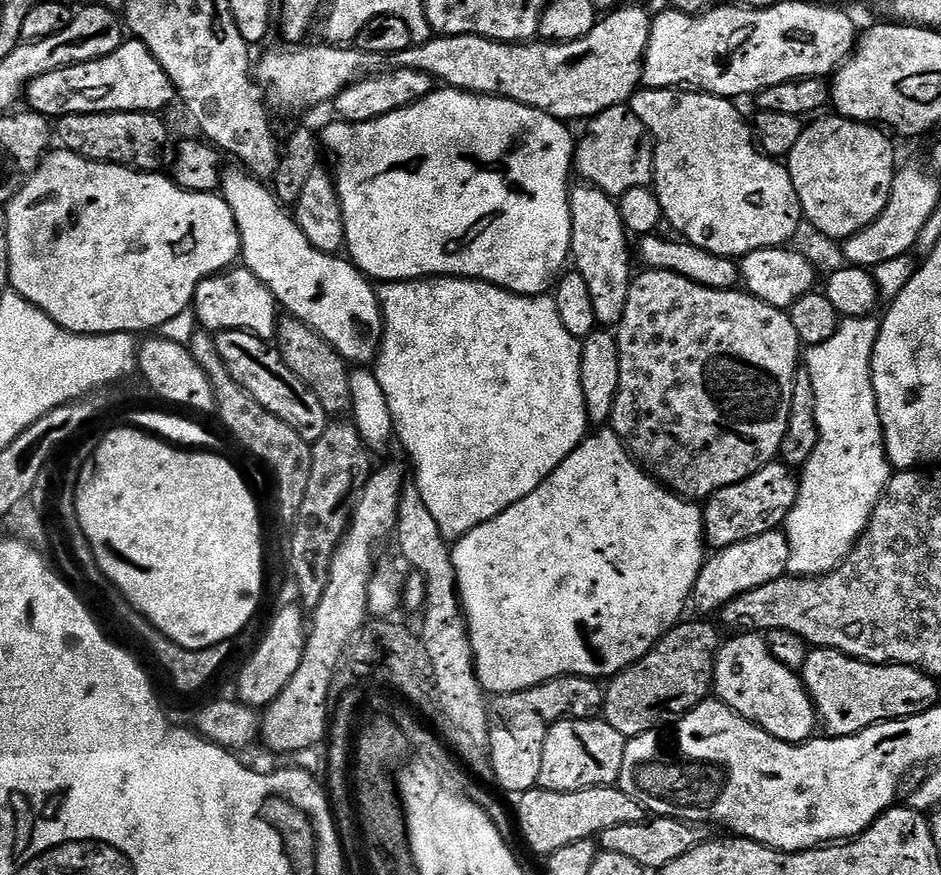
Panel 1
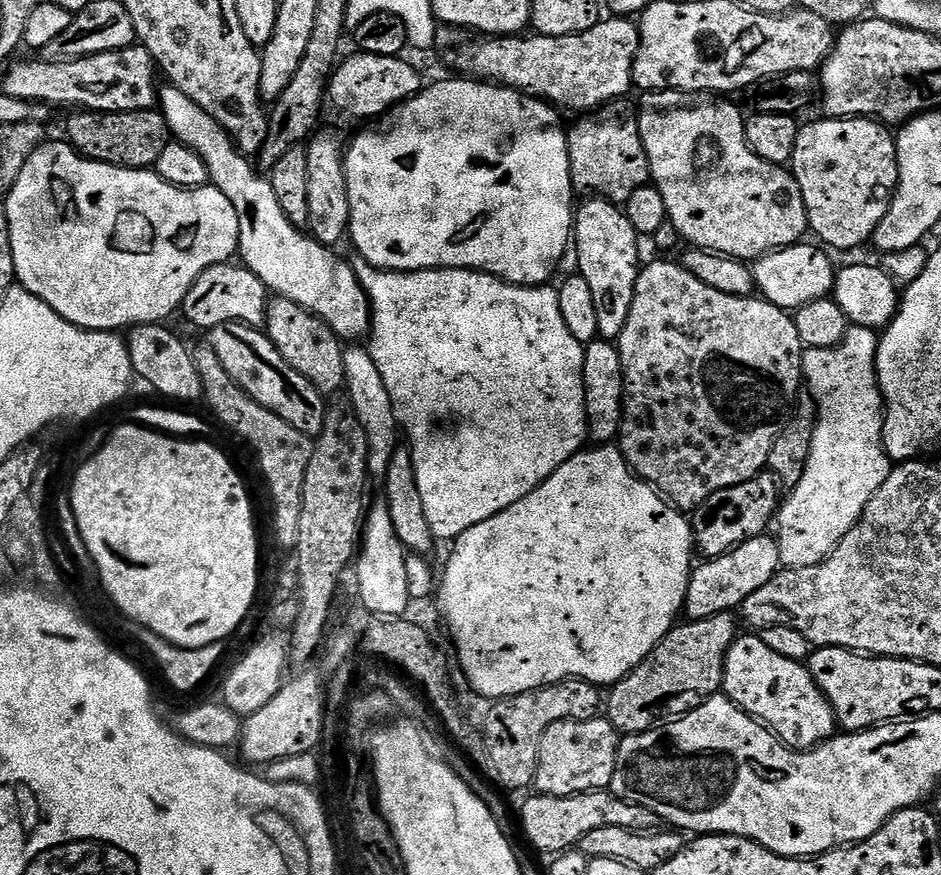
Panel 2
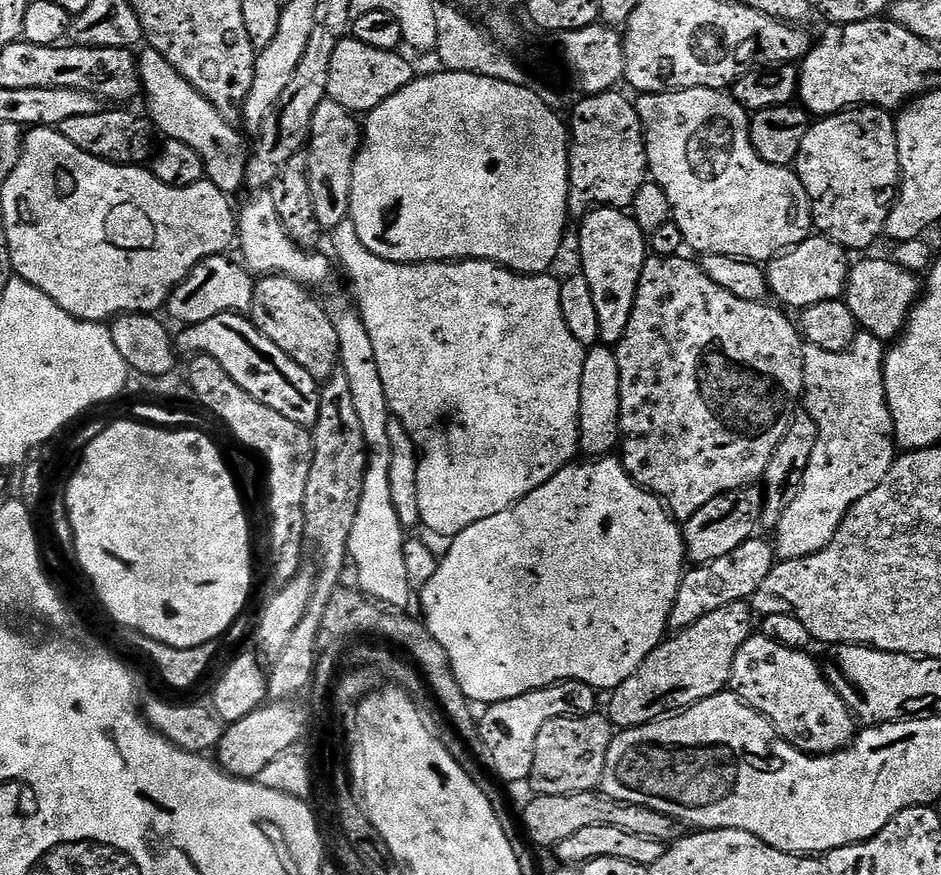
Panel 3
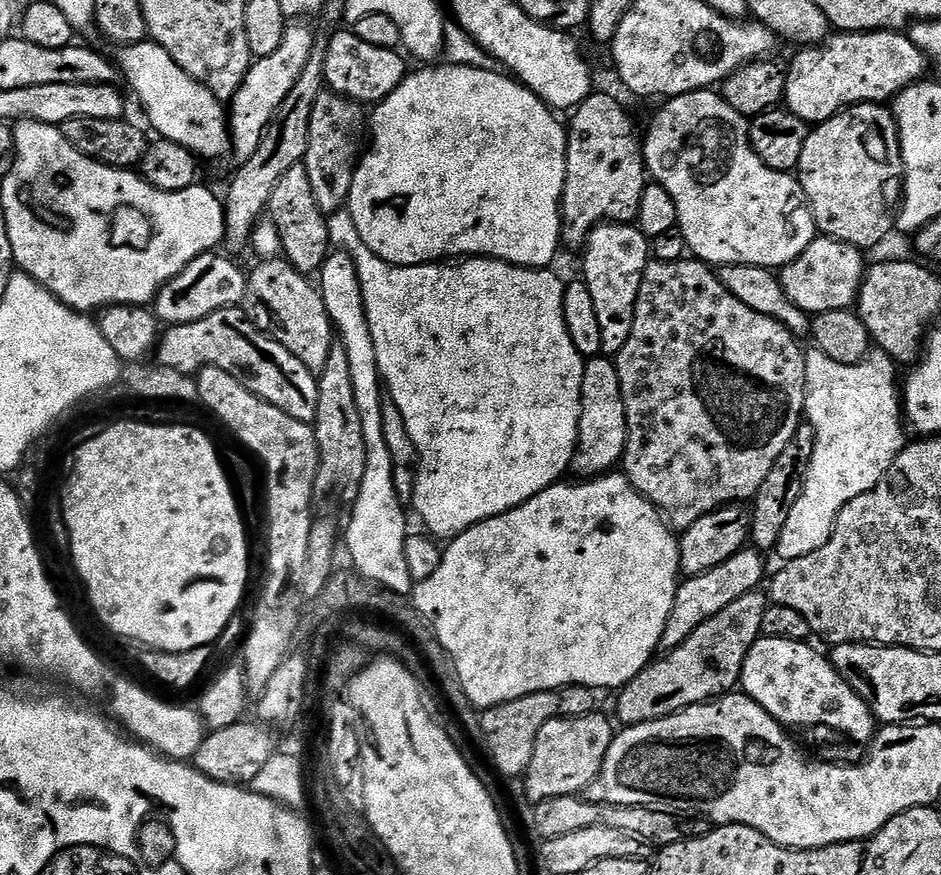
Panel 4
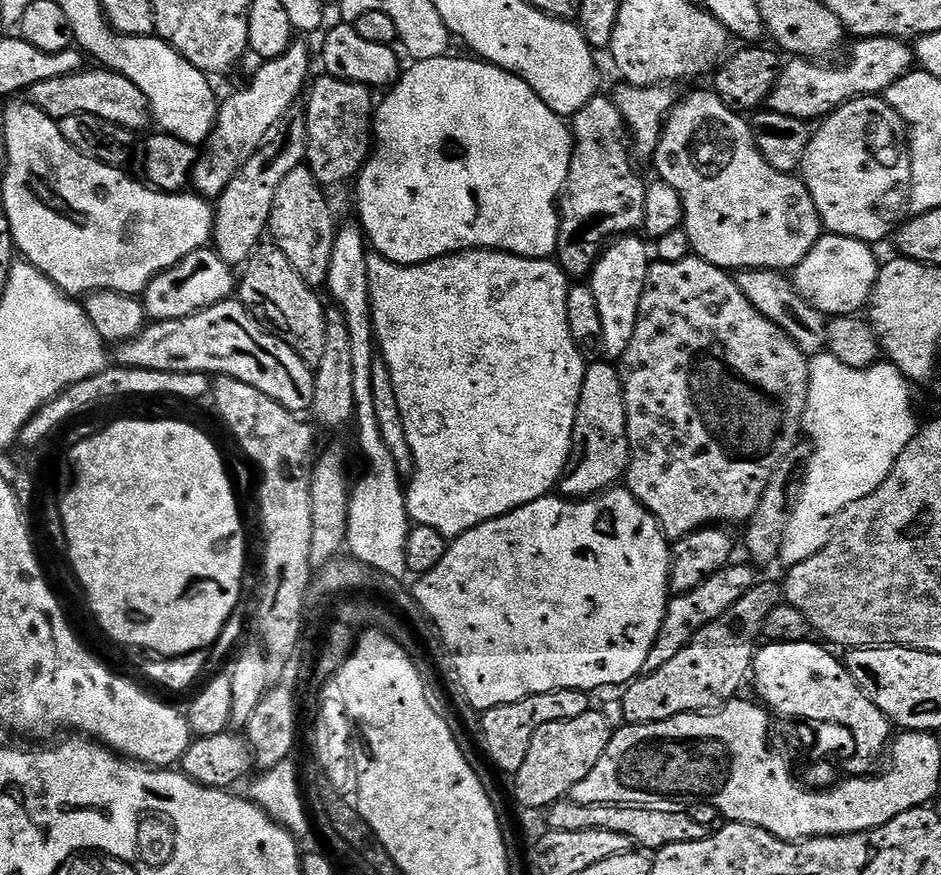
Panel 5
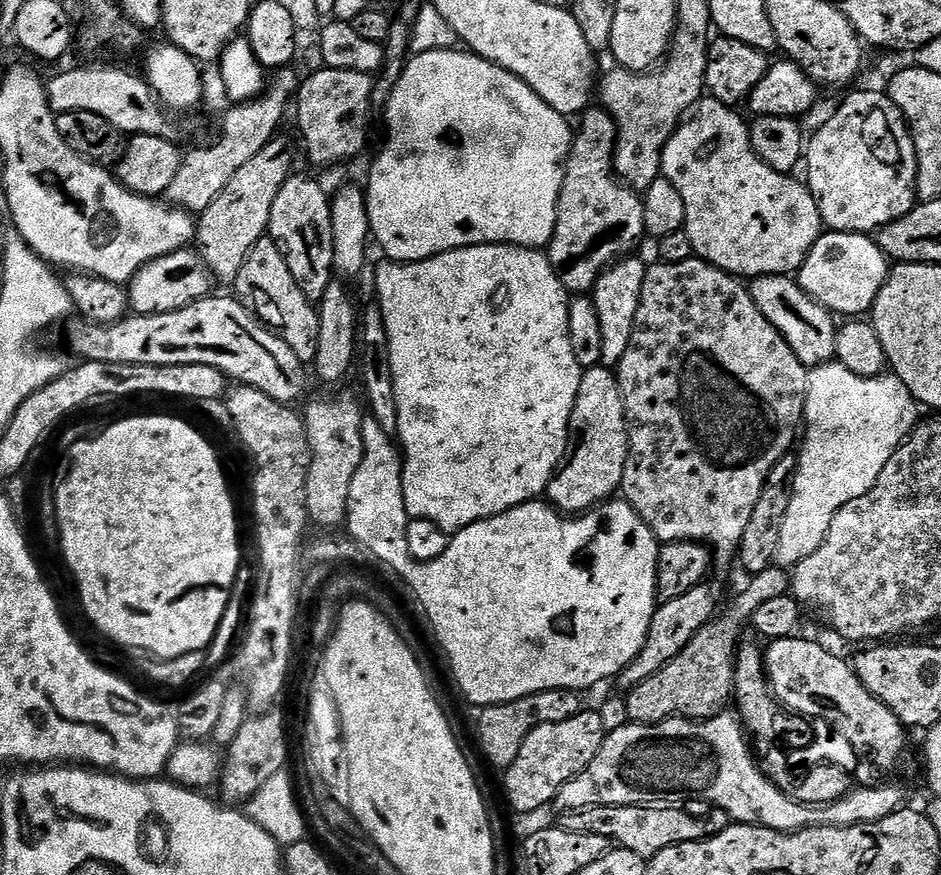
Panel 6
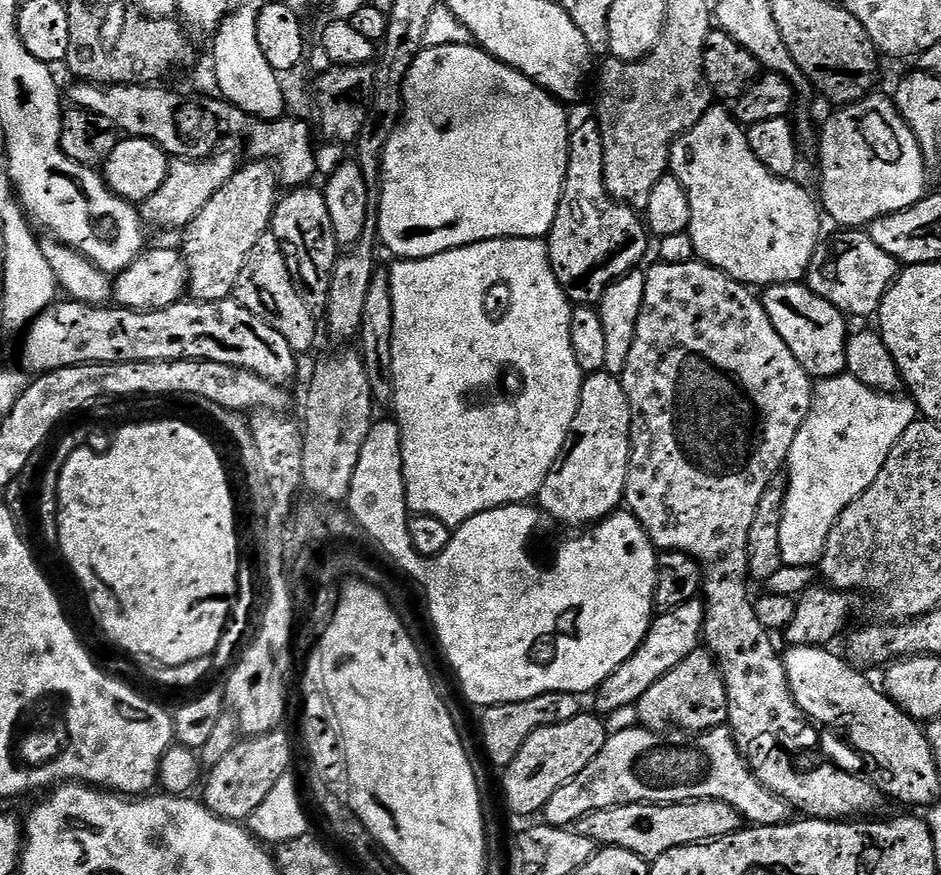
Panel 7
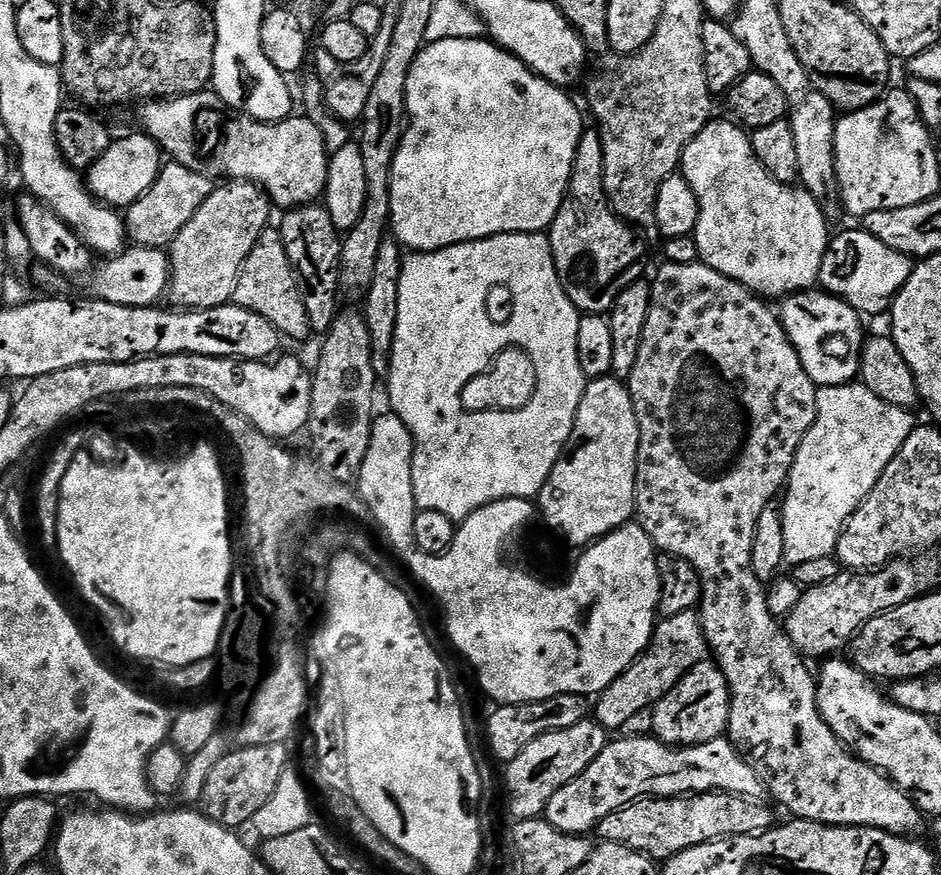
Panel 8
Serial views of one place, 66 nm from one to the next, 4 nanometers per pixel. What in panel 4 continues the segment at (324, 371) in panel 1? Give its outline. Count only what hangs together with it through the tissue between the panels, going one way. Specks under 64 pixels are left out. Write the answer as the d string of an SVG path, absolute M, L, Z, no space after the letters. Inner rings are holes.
M264 258L259 263L260 265L253 272L249 271L246 276L248 289L244 292L242 301L244 315L261 332L267 332L272 336L274 342L286 346L286 350L290 350L290 354L294 354L294 358L298 358L298 362L302 362L313 374L320 373L326 366L326 358L330 356L334 343L334 329L326 314L326 306L320 297L319 287L284 258Z

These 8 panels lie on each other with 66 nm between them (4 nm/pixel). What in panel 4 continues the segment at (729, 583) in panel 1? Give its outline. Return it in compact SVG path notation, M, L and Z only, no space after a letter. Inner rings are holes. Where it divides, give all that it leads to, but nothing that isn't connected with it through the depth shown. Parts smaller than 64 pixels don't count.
M741 550L738 554L726 558L722 566L714 566L714 570L706 570L697 576L687 577L677 587L676 601L664 627L663 647L665 649L677 648L691 632L698 630L698 626L702 626L702 622L714 618L718 610L742 598L742 594L757 591L761 587L760 579L764 576L763 559L765 560L765 557L759 551Z

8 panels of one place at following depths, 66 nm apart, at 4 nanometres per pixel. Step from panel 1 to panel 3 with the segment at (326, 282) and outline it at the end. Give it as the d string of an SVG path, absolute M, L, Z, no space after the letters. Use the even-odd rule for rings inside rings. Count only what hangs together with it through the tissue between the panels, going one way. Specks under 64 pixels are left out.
M145 47L138 56L140 66L140 83L142 85L143 95L148 95L147 115L150 117L153 125L157 129L160 128L163 134L169 140L177 140L186 146L190 146L190 150L194 150L202 158L204 163L204 175L210 183L218 186L218 190L222 190L225 194L233 194L239 188L245 187L244 182L244 166L246 163L246 148L240 145L240 136L231 128L229 121L214 106L210 106L210 102L206 102L206 98L202 98L202 94L198 94L198 90L194 90L194 86L190 86L190 82L186 82L186 78L182 78L178 74L178 70L174 70L174 66L170 66L170 62L166 62L166 58L162 58L162 54L158 54L153 48ZM260 190L244 204L244 209L238 212L238 248L240 244L240 252L244 255L243 263L247 265L253 273L271 274L274 276L283 276L289 280L295 280L301 286L313 286L312 284L324 284L328 280L328 275L332 272L333 261L327 260L324 256L319 256L319 251L300 248L291 240L280 221L279 215L274 208L274 201L268 190Z

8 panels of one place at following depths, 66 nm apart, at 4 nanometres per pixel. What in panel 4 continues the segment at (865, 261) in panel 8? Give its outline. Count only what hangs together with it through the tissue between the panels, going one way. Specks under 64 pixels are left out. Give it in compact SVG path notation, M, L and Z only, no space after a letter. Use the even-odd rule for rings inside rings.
M817 238L794 258L785 268L779 269L780 285L786 290L786 298L798 306L798 310L817 316L830 310L851 309L860 294L866 263L861 249L831 238Z

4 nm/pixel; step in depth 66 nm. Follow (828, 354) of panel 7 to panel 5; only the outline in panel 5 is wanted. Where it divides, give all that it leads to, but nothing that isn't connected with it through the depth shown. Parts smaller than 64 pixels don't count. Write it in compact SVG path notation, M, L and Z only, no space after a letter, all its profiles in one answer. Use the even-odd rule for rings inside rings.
M746 268L735 273L736 284L750 298L750 306L758 310L770 322L774 322L799 348L811 358L825 351L828 343L828 320L814 306L810 306L798 294L791 279L775 268Z

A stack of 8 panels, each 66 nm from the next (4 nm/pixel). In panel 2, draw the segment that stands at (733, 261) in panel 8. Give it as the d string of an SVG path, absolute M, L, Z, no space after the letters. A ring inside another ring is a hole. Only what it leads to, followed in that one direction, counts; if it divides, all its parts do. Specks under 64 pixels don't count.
M679 90L650 92L639 98L640 133L648 155L651 183L662 194L662 202L666 202L669 220L679 235L689 240L689 245L752 262L768 252L789 248L805 239L809 231L808 215L798 182L787 167L771 164L754 154L744 129L745 113L740 113L728 101L731 99Z

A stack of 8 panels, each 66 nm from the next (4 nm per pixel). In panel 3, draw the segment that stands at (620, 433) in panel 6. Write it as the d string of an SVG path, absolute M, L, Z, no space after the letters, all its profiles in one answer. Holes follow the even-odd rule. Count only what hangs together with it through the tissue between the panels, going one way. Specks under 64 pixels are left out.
M592 346L585 351L584 365L582 366L579 451L588 458L606 456L617 451L620 438L618 358L611 347Z

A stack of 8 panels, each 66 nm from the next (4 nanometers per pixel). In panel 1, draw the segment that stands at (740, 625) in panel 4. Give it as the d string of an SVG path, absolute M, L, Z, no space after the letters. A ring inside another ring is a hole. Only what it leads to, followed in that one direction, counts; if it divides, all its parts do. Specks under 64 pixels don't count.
M700 620L681 622L644 655L637 664L631 664L624 672L611 677L604 688L604 711L602 718L618 734L631 738L657 727L656 719L663 712L683 714L697 708L709 699L712 687L712 671L716 665L722 636L712 624Z

